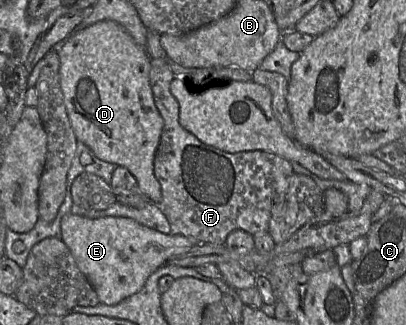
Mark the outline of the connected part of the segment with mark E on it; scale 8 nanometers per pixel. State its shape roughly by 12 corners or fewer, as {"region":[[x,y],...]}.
{"region":[[69,213],[60,238],[101,304],[197,241]]}

